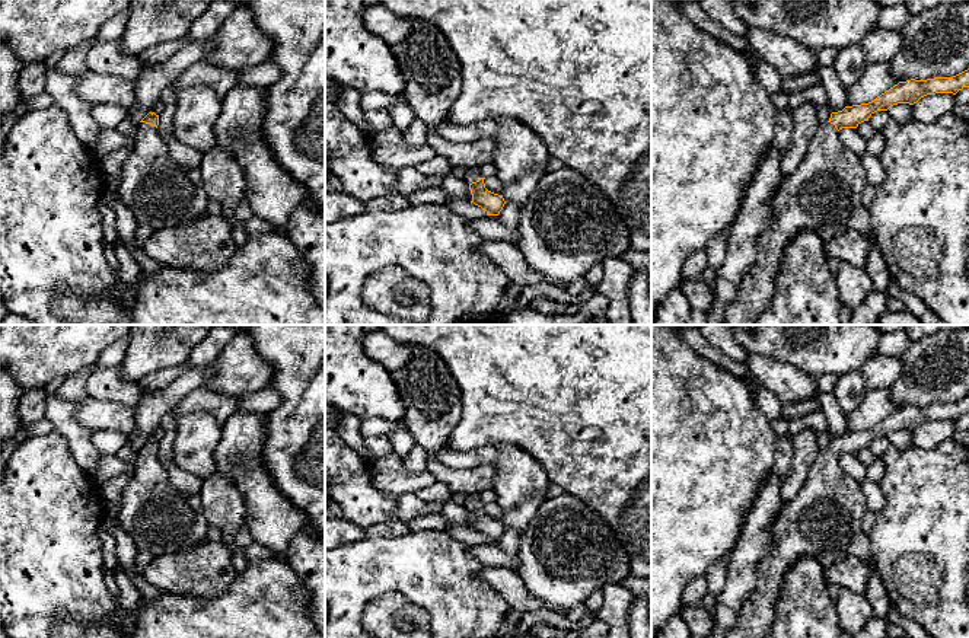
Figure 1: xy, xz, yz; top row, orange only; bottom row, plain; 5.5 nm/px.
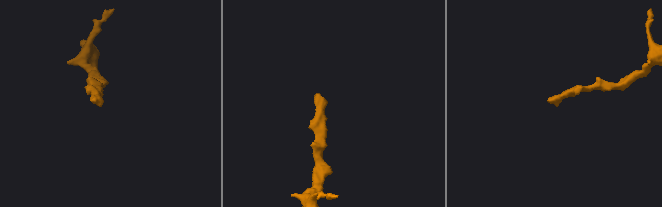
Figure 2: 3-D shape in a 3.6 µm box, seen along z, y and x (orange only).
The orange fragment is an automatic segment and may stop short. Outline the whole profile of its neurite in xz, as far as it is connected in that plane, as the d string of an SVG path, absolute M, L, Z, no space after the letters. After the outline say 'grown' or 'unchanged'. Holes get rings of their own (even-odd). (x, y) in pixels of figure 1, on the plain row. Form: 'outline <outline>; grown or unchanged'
outline M469 494L465 500L465 507L469 510L472 527L475 532L487 537L488 542L498 542L506 527L503 521L494 520L485 514L479 494Z; grown

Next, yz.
outline M969 395L953 403L899 408L874 427L845 433L832 438L826 450L820 450L813 462L801 489L781 508L771 532L771 551L762 558L756 572L755 593L736 610L736 623L726 638L764 638L772 626L775 603L782 588L787 571L803 556L819 558L828 552L845 552L852 536L863 530L863 516L868 510L860 482L847 475L841 465L842 454L857 454L877 437L887 437L898 430L917 430L921 424L935 420L956 421L969 414Z; grown

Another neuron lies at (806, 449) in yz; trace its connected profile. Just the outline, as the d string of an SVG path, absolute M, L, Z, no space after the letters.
M804 430L793 436L793 460L781 484L781 498L787 504L803 487L806 476L817 459L820 447L816 438L816 430Z

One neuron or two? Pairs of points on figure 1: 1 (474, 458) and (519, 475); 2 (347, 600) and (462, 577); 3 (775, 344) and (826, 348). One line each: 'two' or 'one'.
1: one
2: one
3: one

